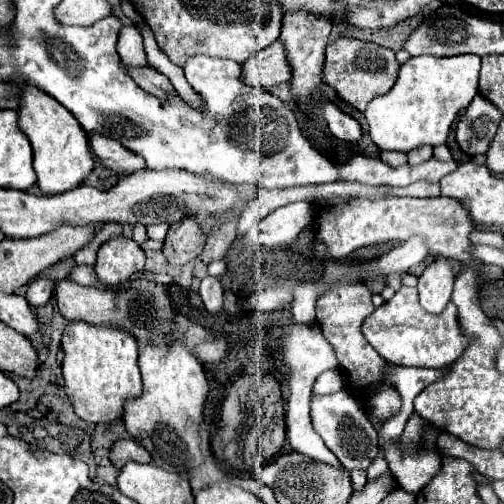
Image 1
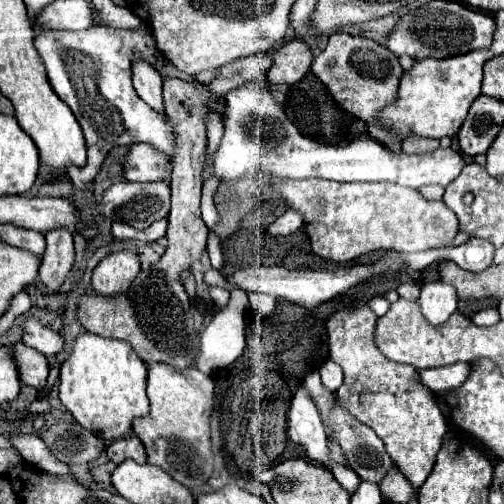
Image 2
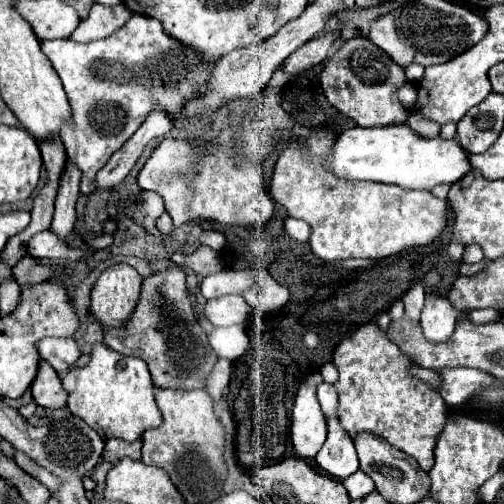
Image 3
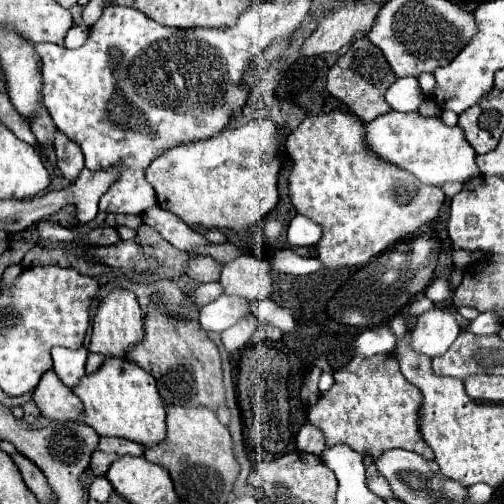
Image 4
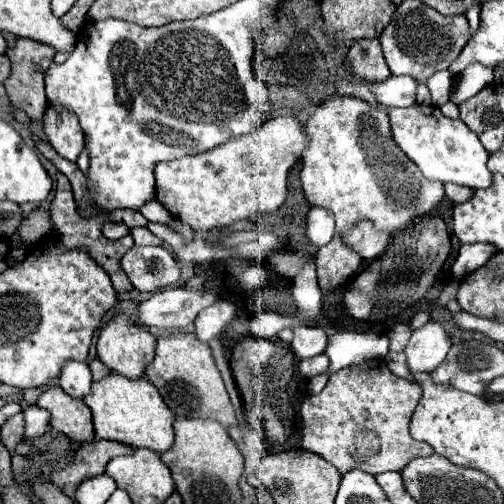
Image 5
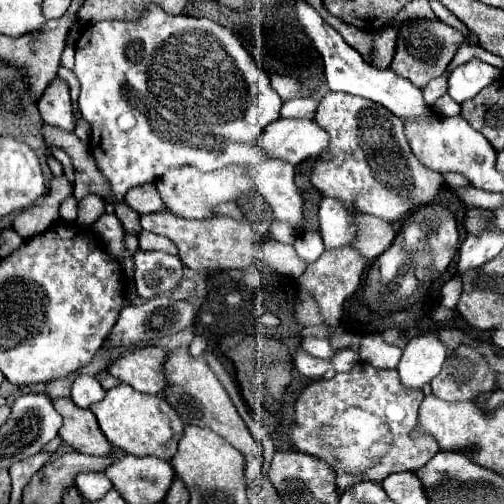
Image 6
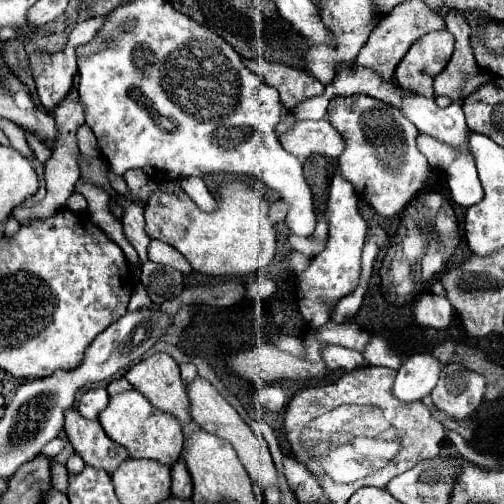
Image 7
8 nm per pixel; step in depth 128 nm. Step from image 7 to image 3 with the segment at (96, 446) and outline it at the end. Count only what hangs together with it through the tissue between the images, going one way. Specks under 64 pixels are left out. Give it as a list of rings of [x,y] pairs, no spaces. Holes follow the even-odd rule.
[[[46,360],[38,362],[38,374],[30,386],[30,392],[36,404],[44,408],[62,408],[68,398],[68,392],[62,388],[58,374]]]

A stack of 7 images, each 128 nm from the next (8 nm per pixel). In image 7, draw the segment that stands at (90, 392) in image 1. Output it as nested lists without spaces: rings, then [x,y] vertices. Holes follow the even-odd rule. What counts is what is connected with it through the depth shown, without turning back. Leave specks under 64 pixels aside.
[[[128,390],[110,396],[110,402],[100,412],[98,420],[108,438],[124,446],[132,458],[150,458],[160,464],[172,466],[174,462],[178,462],[180,452],[184,448],[184,434],[180,422],[172,414],[154,408],[150,400],[144,398],[138,390]]]

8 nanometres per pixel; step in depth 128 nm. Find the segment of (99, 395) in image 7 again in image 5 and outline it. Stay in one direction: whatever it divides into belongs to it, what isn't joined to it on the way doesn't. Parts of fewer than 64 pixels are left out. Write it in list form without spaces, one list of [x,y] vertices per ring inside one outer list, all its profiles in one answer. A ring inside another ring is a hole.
[[[66,360],[62,364],[62,372],[58,376],[58,384],[72,398],[86,396],[90,392],[90,384],[92,384],[92,376],[90,376],[88,364],[86,362],[76,362],[76,360]]]

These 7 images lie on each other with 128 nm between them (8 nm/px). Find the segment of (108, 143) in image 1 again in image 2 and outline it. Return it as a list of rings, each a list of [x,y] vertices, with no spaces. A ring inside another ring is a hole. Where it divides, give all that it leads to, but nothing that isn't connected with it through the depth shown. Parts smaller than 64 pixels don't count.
[[[148,144],[128,146],[122,154],[120,164],[124,170],[124,178],[132,182],[152,182],[170,178],[170,164]]]

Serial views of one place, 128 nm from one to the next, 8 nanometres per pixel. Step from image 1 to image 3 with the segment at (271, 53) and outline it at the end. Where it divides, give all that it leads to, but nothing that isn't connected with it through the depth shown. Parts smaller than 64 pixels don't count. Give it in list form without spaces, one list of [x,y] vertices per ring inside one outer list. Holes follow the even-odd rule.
[[[324,34],[324,36],[308,40],[308,44],[302,44],[296,52],[292,52],[292,56],[288,56],[288,60],[284,60],[282,70],[288,76],[298,76],[300,72],[310,70],[316,64],[324,62],[334,38],[336,38],[336,34]]]

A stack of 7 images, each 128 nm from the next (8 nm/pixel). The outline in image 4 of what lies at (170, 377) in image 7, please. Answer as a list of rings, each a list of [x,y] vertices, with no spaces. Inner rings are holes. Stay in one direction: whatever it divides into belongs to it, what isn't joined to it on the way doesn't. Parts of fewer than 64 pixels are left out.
[[[116,288],[96,308],[94,314],[94,330],[92,330],[92,342],[88,346],[90,352],[98,352],[102,356],[124,356],[130,346],[140,342],[144,336],[142,328],[142,310],[138,304],[138,298],[132,290]]]

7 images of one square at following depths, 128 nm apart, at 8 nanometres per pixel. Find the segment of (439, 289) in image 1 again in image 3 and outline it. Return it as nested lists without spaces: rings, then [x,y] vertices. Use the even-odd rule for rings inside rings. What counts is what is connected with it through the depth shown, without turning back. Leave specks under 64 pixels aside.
[[[436,292],[426,296],[420,316],[420,324],[426,340],[434,344],[446,342],[454,332],[456,320],[458,320],[458,312],[456,308],[452,308],[452,302],[446,296]]]

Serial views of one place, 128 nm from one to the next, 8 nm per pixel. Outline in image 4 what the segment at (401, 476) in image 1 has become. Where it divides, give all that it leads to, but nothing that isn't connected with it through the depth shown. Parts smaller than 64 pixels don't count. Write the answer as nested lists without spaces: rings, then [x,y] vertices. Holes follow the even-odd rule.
[[[390,352],[370,358],[354,356],[346,366],[338,368],[334,386],[308,410],[308,422],[322,428],[326,446],[348,444],[370,458],[386,448],[404,448],[434,460],[432,448],[420,436],[420,390],[402,376],[398,360]]]

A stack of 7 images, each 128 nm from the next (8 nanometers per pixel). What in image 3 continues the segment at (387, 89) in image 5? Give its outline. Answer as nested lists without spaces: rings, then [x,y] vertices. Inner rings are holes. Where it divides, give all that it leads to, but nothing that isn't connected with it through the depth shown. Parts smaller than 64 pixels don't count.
[[[406,82],[400,90],[398,90],[398,100],[410,110],[414,106],[414,100],[416,100],[416,86],[412,82]]]

